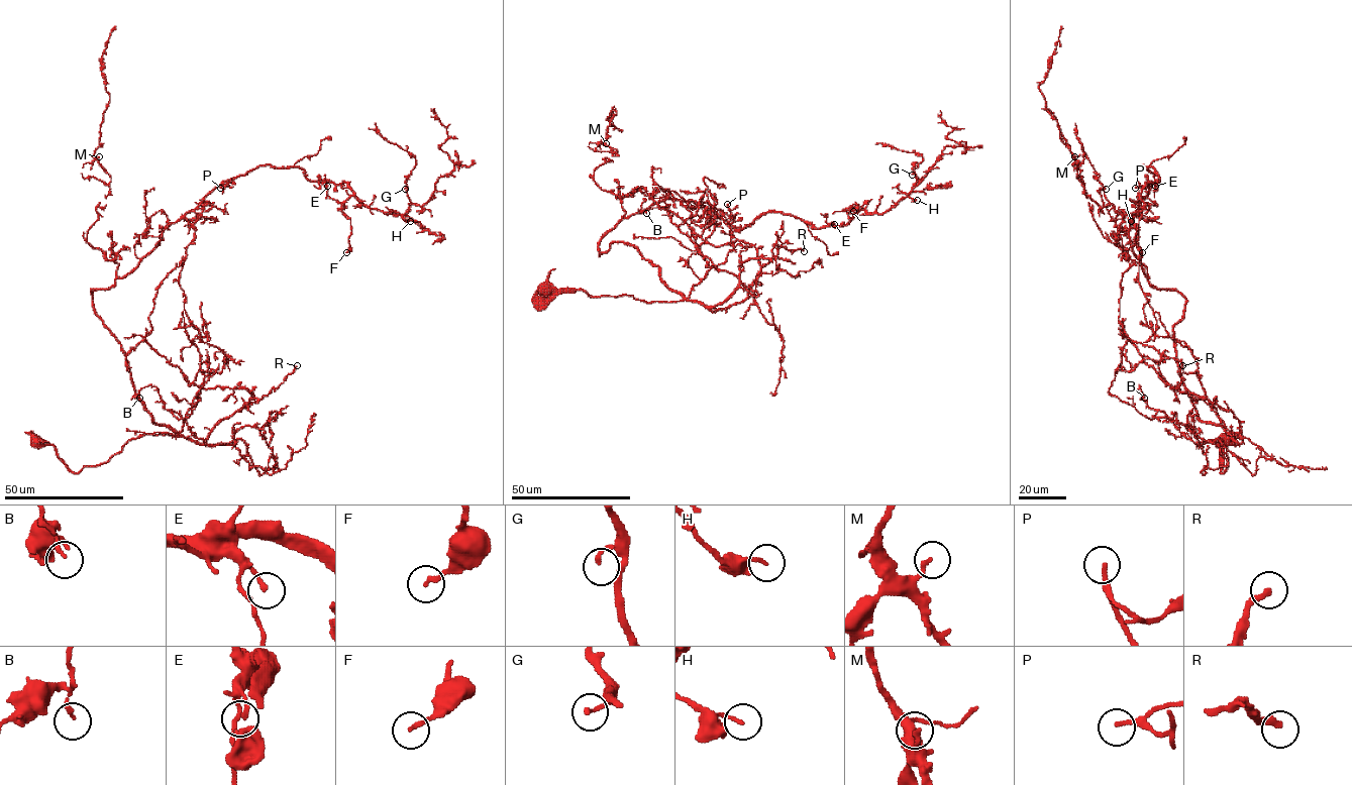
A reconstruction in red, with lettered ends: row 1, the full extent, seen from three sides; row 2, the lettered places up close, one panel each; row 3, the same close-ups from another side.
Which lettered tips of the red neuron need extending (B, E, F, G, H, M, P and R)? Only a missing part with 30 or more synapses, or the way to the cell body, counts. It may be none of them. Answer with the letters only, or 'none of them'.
P, R

